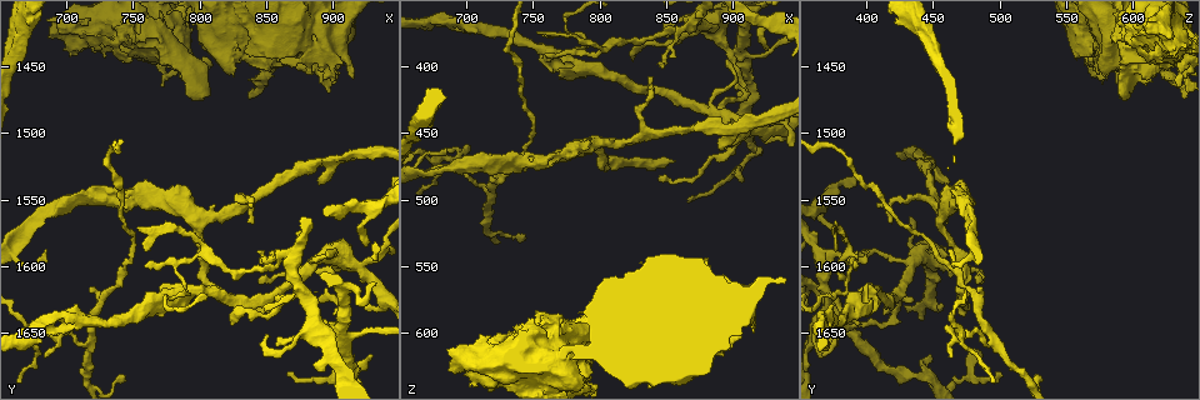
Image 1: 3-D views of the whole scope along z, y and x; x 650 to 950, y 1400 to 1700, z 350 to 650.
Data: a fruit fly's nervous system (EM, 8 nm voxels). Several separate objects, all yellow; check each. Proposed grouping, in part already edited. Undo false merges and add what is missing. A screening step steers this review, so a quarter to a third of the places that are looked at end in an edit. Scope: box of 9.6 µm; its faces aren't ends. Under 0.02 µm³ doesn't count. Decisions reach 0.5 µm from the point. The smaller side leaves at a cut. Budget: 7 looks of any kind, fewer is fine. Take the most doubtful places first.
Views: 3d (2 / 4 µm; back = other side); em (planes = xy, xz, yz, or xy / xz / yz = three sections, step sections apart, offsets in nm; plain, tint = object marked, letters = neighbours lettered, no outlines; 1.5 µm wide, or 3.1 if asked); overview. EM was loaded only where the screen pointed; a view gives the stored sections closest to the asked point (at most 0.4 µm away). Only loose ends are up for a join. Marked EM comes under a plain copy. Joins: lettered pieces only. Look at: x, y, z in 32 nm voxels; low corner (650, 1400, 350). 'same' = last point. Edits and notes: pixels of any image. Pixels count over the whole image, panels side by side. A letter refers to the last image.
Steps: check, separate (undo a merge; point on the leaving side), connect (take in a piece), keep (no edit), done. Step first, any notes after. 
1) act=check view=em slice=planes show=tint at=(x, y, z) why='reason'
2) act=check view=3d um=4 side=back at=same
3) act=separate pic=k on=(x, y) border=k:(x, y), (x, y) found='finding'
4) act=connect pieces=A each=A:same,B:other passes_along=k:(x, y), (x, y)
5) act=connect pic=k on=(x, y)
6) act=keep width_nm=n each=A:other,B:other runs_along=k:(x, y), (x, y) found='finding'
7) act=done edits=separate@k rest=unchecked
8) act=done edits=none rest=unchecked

act=check view=em slice=planes show=tint at=(768, 1620, 406) why='an open end'

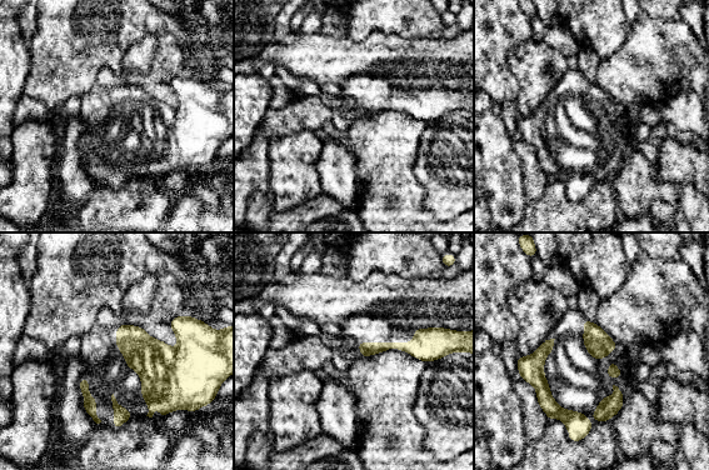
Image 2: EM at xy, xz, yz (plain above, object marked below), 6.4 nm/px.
act=check view=em slice=planes show=letters at=same why='see the neighbours'

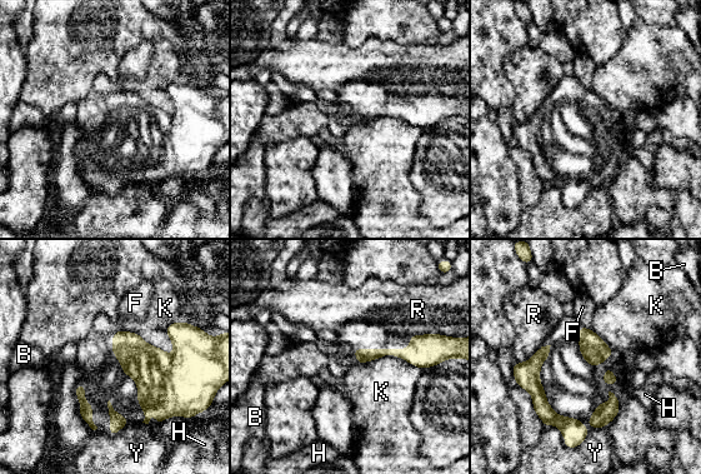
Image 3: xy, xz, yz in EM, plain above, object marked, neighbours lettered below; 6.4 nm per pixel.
act=keep longest_contact=K:400nm each=B:other,F:other,H:other,K:other,R:other,Y:other border=3:(180, 320), (170, 354), (120, 329) found='no lettered piece goes on from it'

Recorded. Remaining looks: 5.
act=check view=em slice=planes show=letters at=(678, 1646, 472) why='sharp bend'

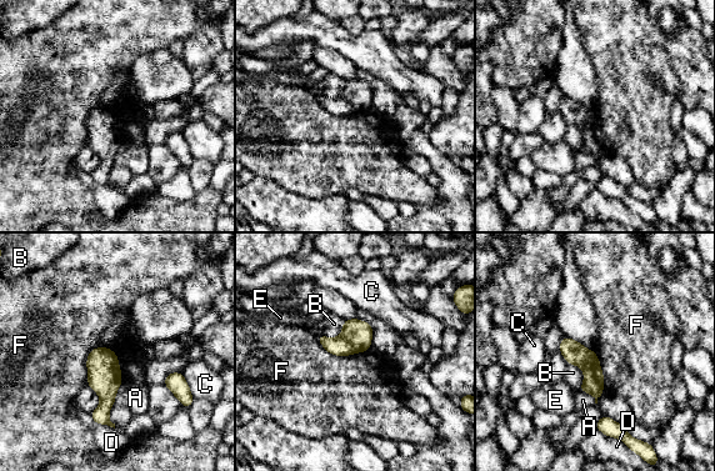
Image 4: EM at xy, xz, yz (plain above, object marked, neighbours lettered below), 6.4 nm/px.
act=separate pic=4 on=(359, 332) width_nm=150 each=A:other,B:other,C:other,D:other,E:other,F:other border=4:(339, 336), (348, 340), (356, 351) found='two neurons meet here'

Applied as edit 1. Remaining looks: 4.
act=check view=em slice=planes show=letters at=(836, 1568, 416) why='thin end'

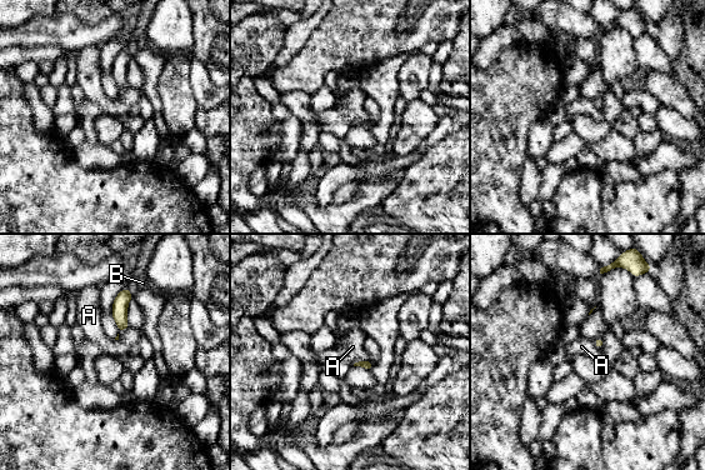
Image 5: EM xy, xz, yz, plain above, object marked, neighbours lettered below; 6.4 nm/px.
act=keep each=A:other,B:other border=5:(591, 340), (596, 348) found='no lettered piece goes on from it'

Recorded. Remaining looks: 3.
act=done edits=separate@4 rest=unchecked

